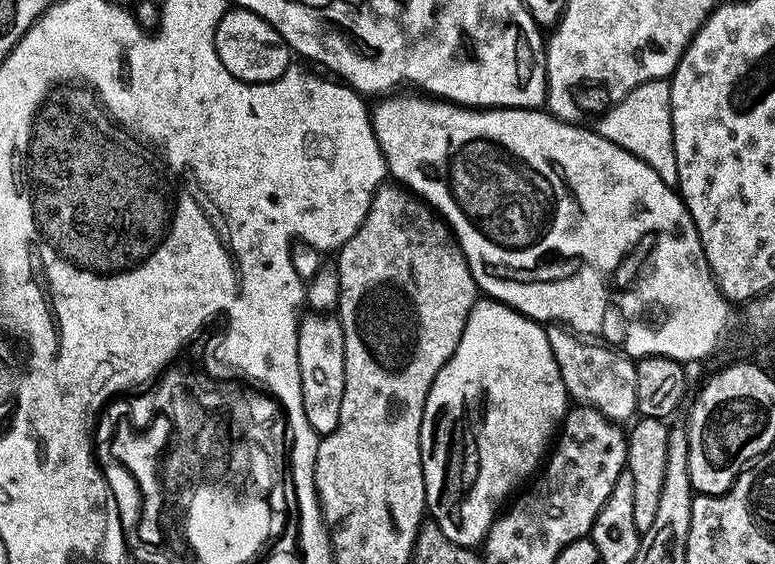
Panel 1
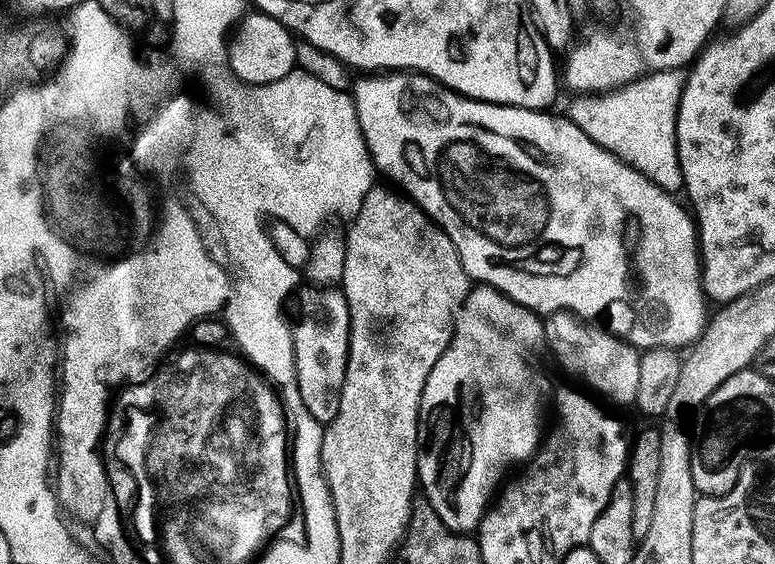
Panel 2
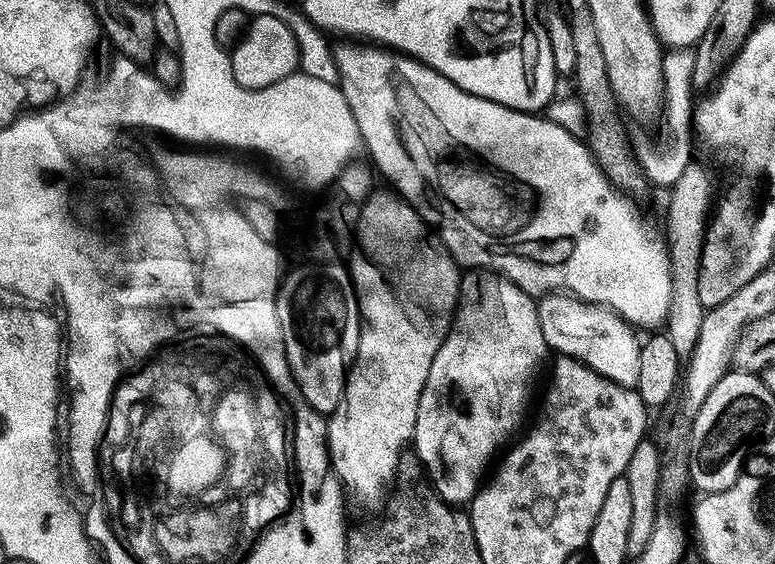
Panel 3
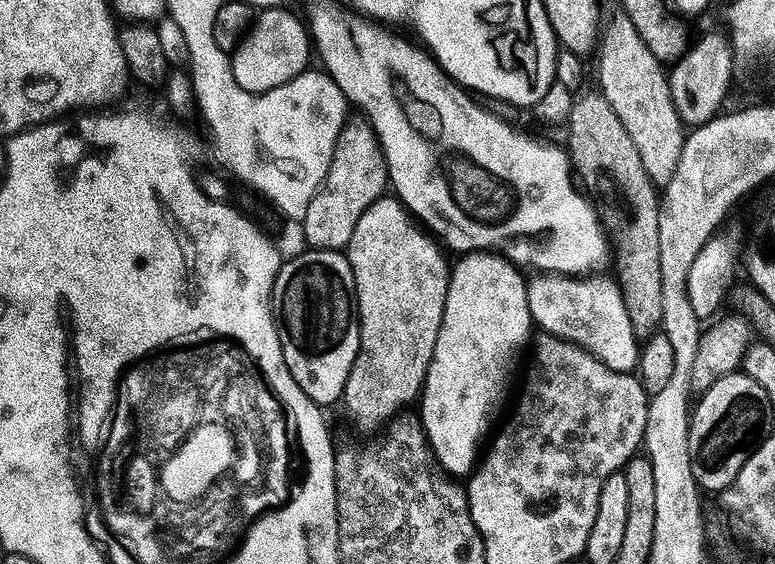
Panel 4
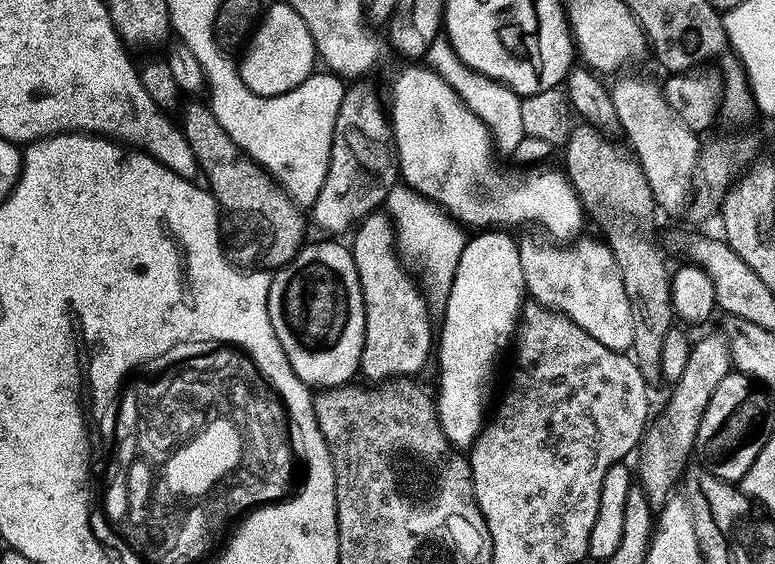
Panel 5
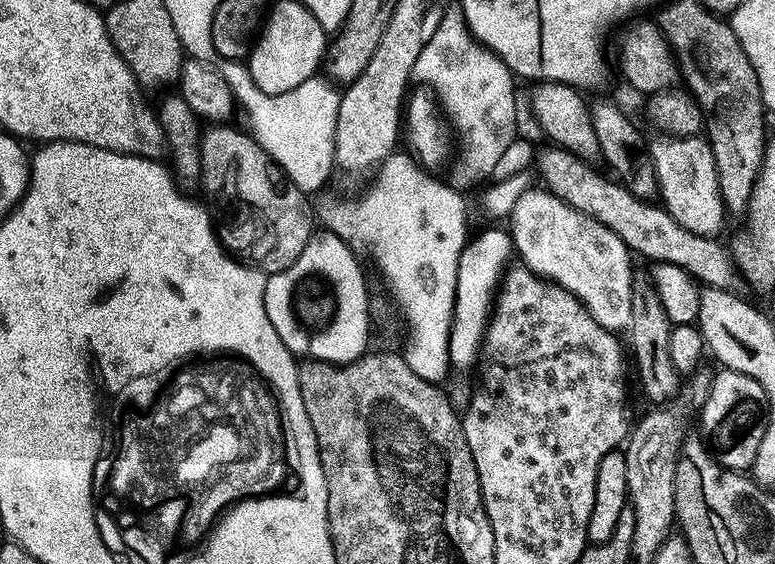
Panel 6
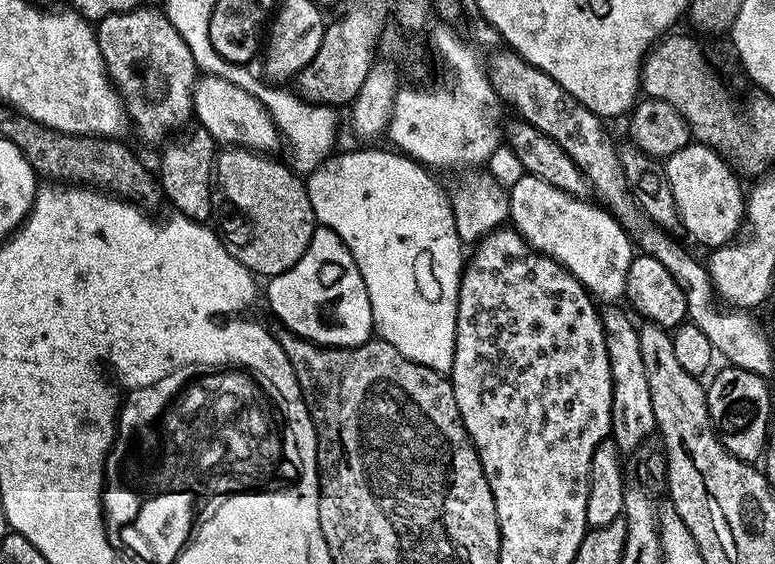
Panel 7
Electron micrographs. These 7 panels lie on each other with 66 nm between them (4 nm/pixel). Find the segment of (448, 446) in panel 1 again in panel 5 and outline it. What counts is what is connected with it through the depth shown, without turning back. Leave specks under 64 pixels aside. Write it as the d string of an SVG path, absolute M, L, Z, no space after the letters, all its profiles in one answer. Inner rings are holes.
M480 230L475 233L476 236L467 241L462 250L462 258L458 258L458 270L454 274L454 282L450 286L450 294L442 309L444 315L444 325L438 328L438 350L440 346L440 389L434 392L434 403L436 406L436 416L440 420L442 430L446 434L449 444L456 450L471 449L472 443L476 440L476 435L480 432L482 425L486 420L486 411L484 412L484 403L488 400L488 391L492 388L492 371L496 368L496 355L500 348L509 347L510 337L515 333L518 321L522 316L522 303L520 299L526 296L526 281L524 278L524 257L522 255L521 245L515 244L511 240L509 233L504 230Z

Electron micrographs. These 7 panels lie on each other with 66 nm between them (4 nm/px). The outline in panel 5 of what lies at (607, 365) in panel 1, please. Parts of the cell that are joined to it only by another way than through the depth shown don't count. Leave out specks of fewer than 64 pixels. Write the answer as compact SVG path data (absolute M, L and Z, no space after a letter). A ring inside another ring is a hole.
M588 240L578 245L573 252L555 252L552 248L539 248L536 244L525 243L522 255L526 292L535 303L553 312L561 312L582 326L590 338L598 338L598 342L610 350L627 353L631 349L634 329L630 318L630 302L626 302L626 290L622 286L614 258L603 243L595 244ZM583 264L588 264L588 276L582 277L580 284L559 284L556 281L574 279Z

